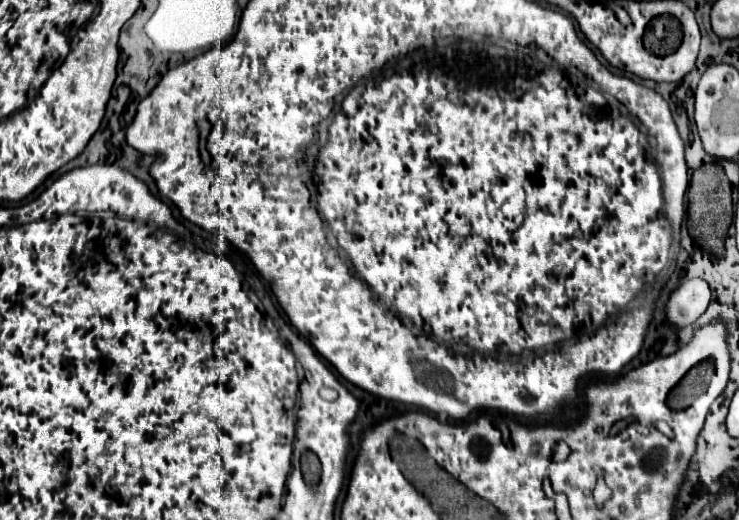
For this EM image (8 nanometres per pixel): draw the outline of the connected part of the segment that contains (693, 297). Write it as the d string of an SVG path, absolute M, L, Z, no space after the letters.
M702 277L684 281L670 297L666 305L666 317L676 327L694 323L710 303L710 287Z

